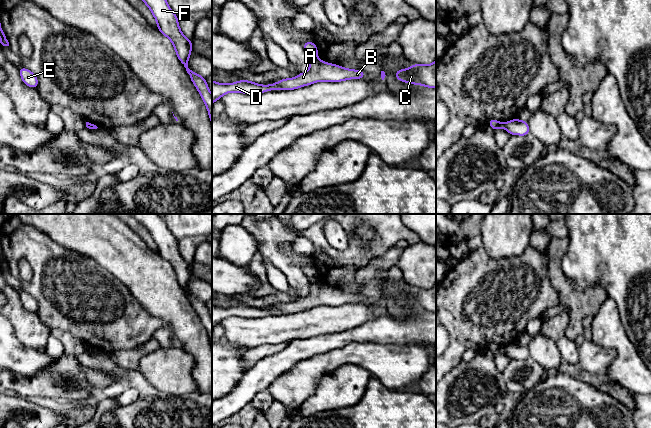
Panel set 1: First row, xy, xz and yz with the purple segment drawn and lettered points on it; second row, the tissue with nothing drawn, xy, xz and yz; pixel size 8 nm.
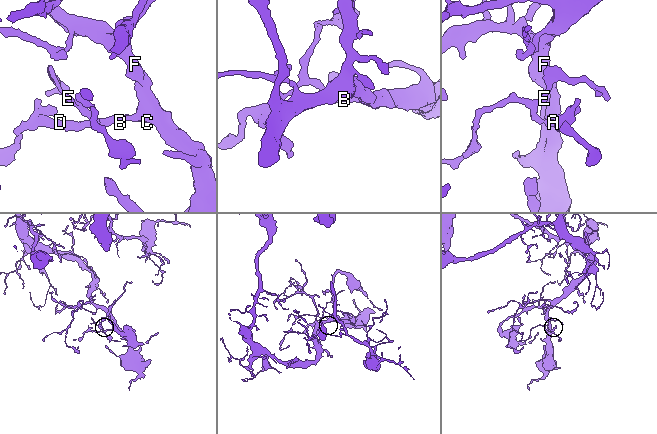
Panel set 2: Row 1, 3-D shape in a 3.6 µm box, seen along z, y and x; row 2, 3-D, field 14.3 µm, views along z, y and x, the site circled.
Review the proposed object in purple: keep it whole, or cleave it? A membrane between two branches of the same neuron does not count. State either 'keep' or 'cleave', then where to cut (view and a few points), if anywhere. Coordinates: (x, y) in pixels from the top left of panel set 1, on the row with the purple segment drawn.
cleave; cut xz (316, 58), (310, 60)

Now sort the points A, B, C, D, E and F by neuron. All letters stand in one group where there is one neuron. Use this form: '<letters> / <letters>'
A B C D F / E

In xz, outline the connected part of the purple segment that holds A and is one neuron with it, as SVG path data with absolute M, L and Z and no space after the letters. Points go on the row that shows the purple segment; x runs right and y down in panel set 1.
M313 59L310 60L309 70L306 73L298 73L296 78L281 79L269 85L257 84L246 79L230 84L212 80L212 104L225 93L230 92L259 94L271 90L294 90L319 81L341 82L348 79L364 79L365 76L366 73L361 70L347 69L320 59Z

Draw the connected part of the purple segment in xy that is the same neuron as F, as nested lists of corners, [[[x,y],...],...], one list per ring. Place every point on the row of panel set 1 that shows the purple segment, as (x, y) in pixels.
[[[142,0],[152,12],[157,21],[157,29],[169,38],[175,48],[176,56],[186,68],[191,81],[199,91],[204,101],[212,125],[212,94],[206,83],[206,79],[188,68],[188,59],[192,51],[192,39],[184,37],[179,28],[178,16],[171,10],[167,0]]]

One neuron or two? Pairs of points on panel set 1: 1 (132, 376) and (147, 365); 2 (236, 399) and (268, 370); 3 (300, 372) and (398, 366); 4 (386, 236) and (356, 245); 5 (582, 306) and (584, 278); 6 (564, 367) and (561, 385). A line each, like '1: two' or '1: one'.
1: two
2: one
3: one
4: one
5: two
6: two

